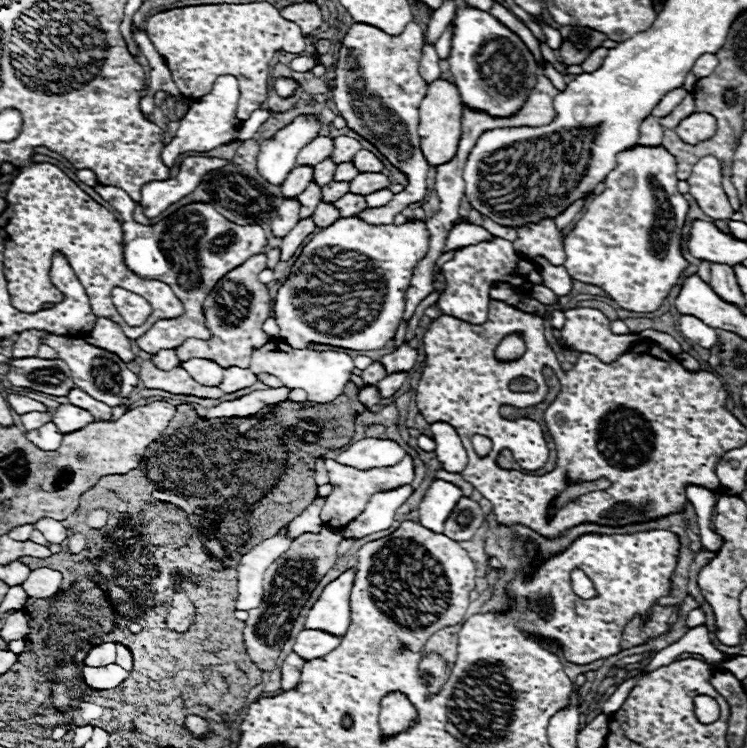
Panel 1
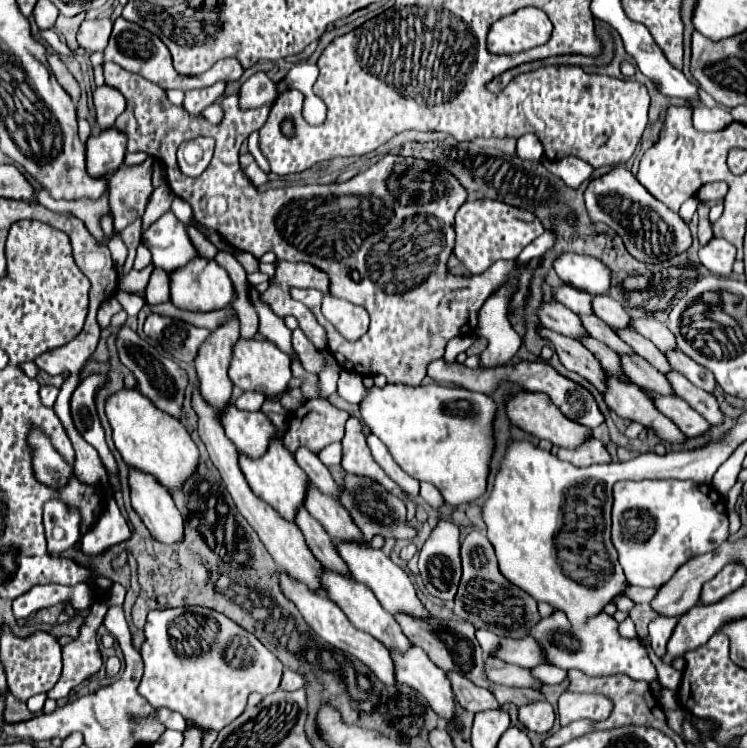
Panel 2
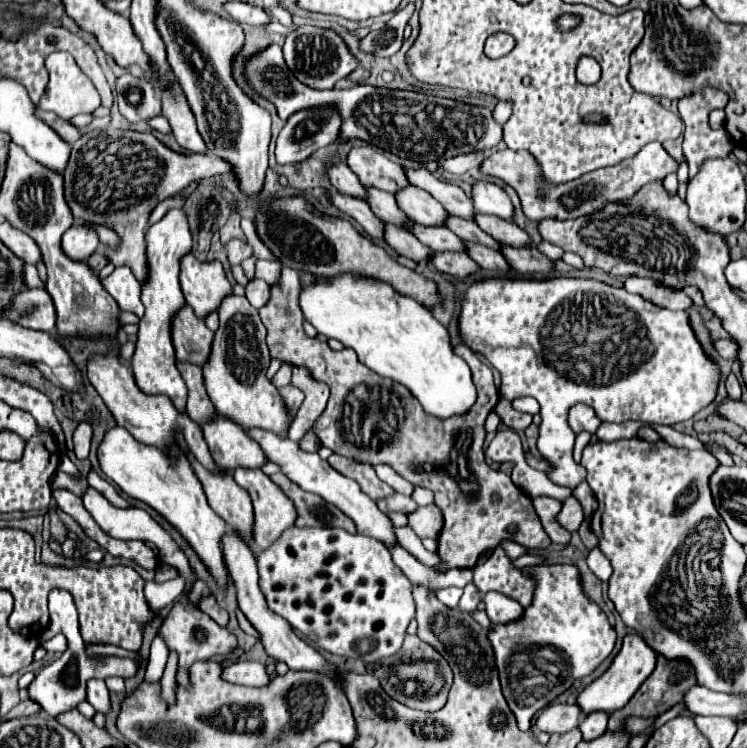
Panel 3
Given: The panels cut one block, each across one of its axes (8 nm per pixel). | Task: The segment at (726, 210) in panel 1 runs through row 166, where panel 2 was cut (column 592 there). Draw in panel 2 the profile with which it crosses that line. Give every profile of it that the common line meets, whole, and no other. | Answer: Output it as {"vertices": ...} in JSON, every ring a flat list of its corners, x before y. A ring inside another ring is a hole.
{"vertices":[[564,692,558,700,558,716,561,726,574,720,606,720,612,714,612,700,604,694,576,694]]}

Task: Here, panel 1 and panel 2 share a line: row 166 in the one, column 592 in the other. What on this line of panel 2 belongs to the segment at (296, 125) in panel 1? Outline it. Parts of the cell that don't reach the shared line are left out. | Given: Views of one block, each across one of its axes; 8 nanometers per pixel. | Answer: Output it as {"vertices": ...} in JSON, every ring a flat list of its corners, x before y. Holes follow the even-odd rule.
{"vertices":[[564,252,554,260,554,270,564,284,570,284,588,294,608,294,610,270,596,258,576,252]]}

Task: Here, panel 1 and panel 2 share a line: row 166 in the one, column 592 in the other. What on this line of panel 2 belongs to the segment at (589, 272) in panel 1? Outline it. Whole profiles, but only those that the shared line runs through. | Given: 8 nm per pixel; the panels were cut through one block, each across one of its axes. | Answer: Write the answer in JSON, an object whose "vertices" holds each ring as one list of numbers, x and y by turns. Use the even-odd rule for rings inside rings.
{"vertices":[[554,610,552,616,542,618,532,630,530,636,540,644,544,650,546,664,564,668,564,670,582,670,588,676,612,676,612,674,626,674,634,680,654,682,658,678,654,664,650,662,646,648,640,638,628,640,622,638,618,632,618,622,600,612,590,616,582,626,572,626,562,610]]}

